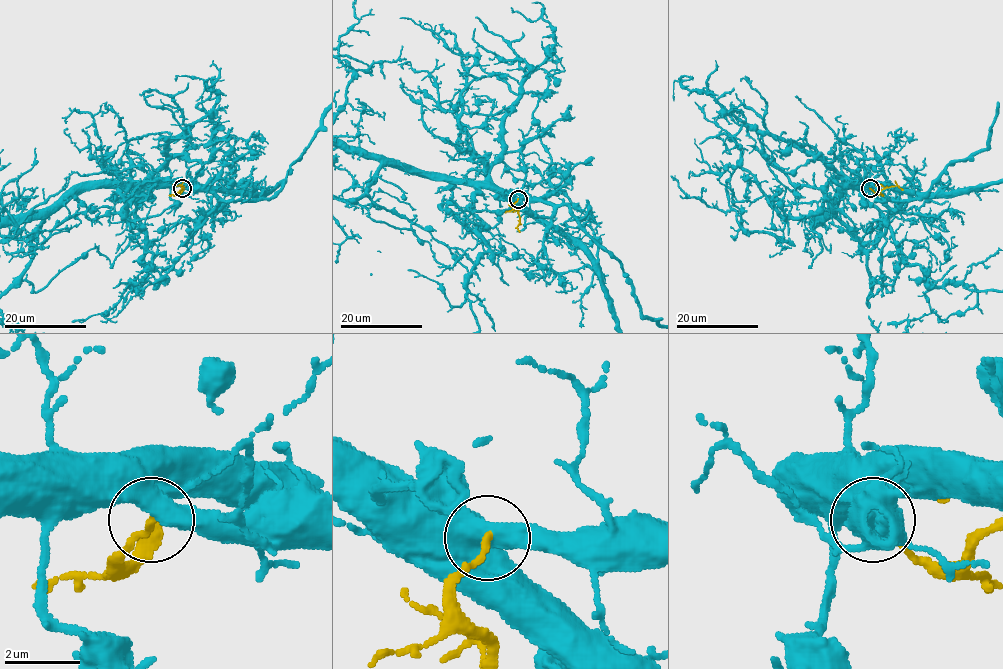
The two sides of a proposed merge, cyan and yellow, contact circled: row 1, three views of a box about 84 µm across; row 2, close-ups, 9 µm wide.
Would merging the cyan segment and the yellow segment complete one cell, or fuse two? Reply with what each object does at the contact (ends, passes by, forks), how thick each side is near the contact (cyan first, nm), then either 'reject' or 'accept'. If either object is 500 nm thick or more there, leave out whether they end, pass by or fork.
500 nm thick on the cyan side, 160 nm on the other; reject

